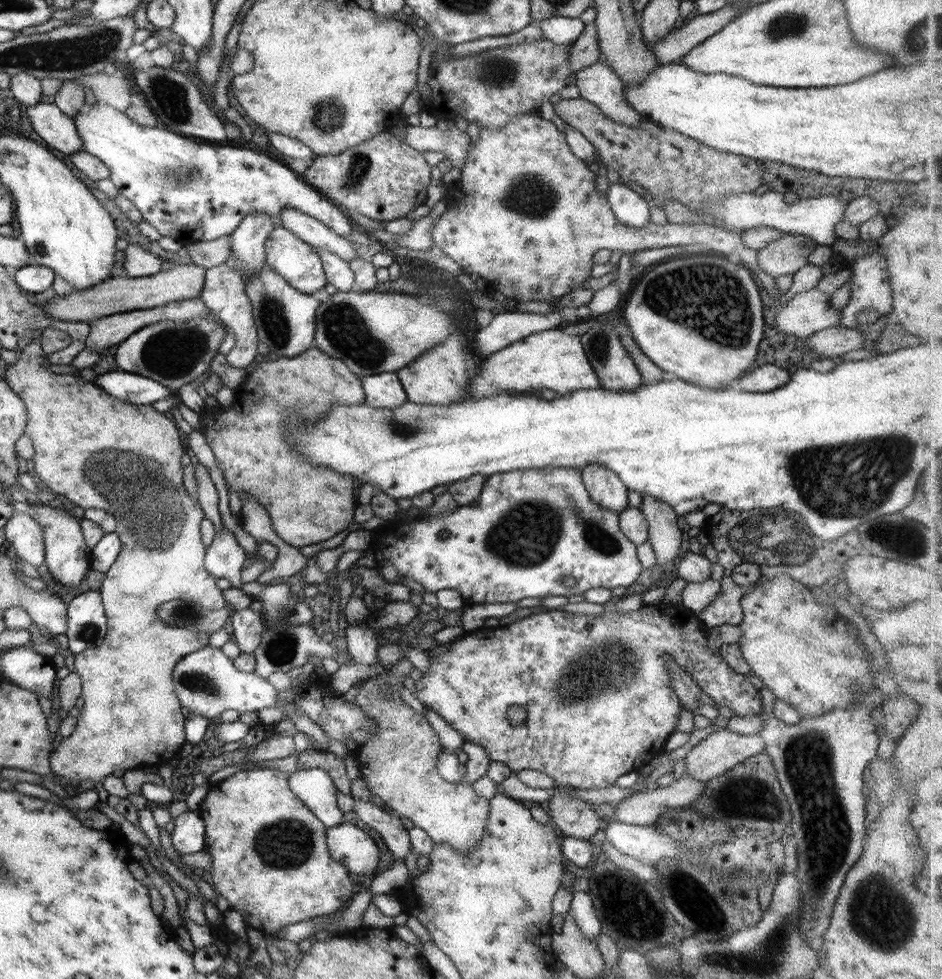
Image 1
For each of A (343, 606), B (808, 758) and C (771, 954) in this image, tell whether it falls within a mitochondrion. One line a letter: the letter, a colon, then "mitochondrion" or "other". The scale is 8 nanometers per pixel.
A: other
B: mitochondrion
C: mitochondrion

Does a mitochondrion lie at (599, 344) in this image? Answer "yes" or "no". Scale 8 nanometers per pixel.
yes

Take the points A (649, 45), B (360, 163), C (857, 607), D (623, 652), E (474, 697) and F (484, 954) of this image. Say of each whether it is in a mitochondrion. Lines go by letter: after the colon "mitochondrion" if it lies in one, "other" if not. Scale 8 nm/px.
A: other
B: mitochondrion
C: other
D: other
E: other
F: other

